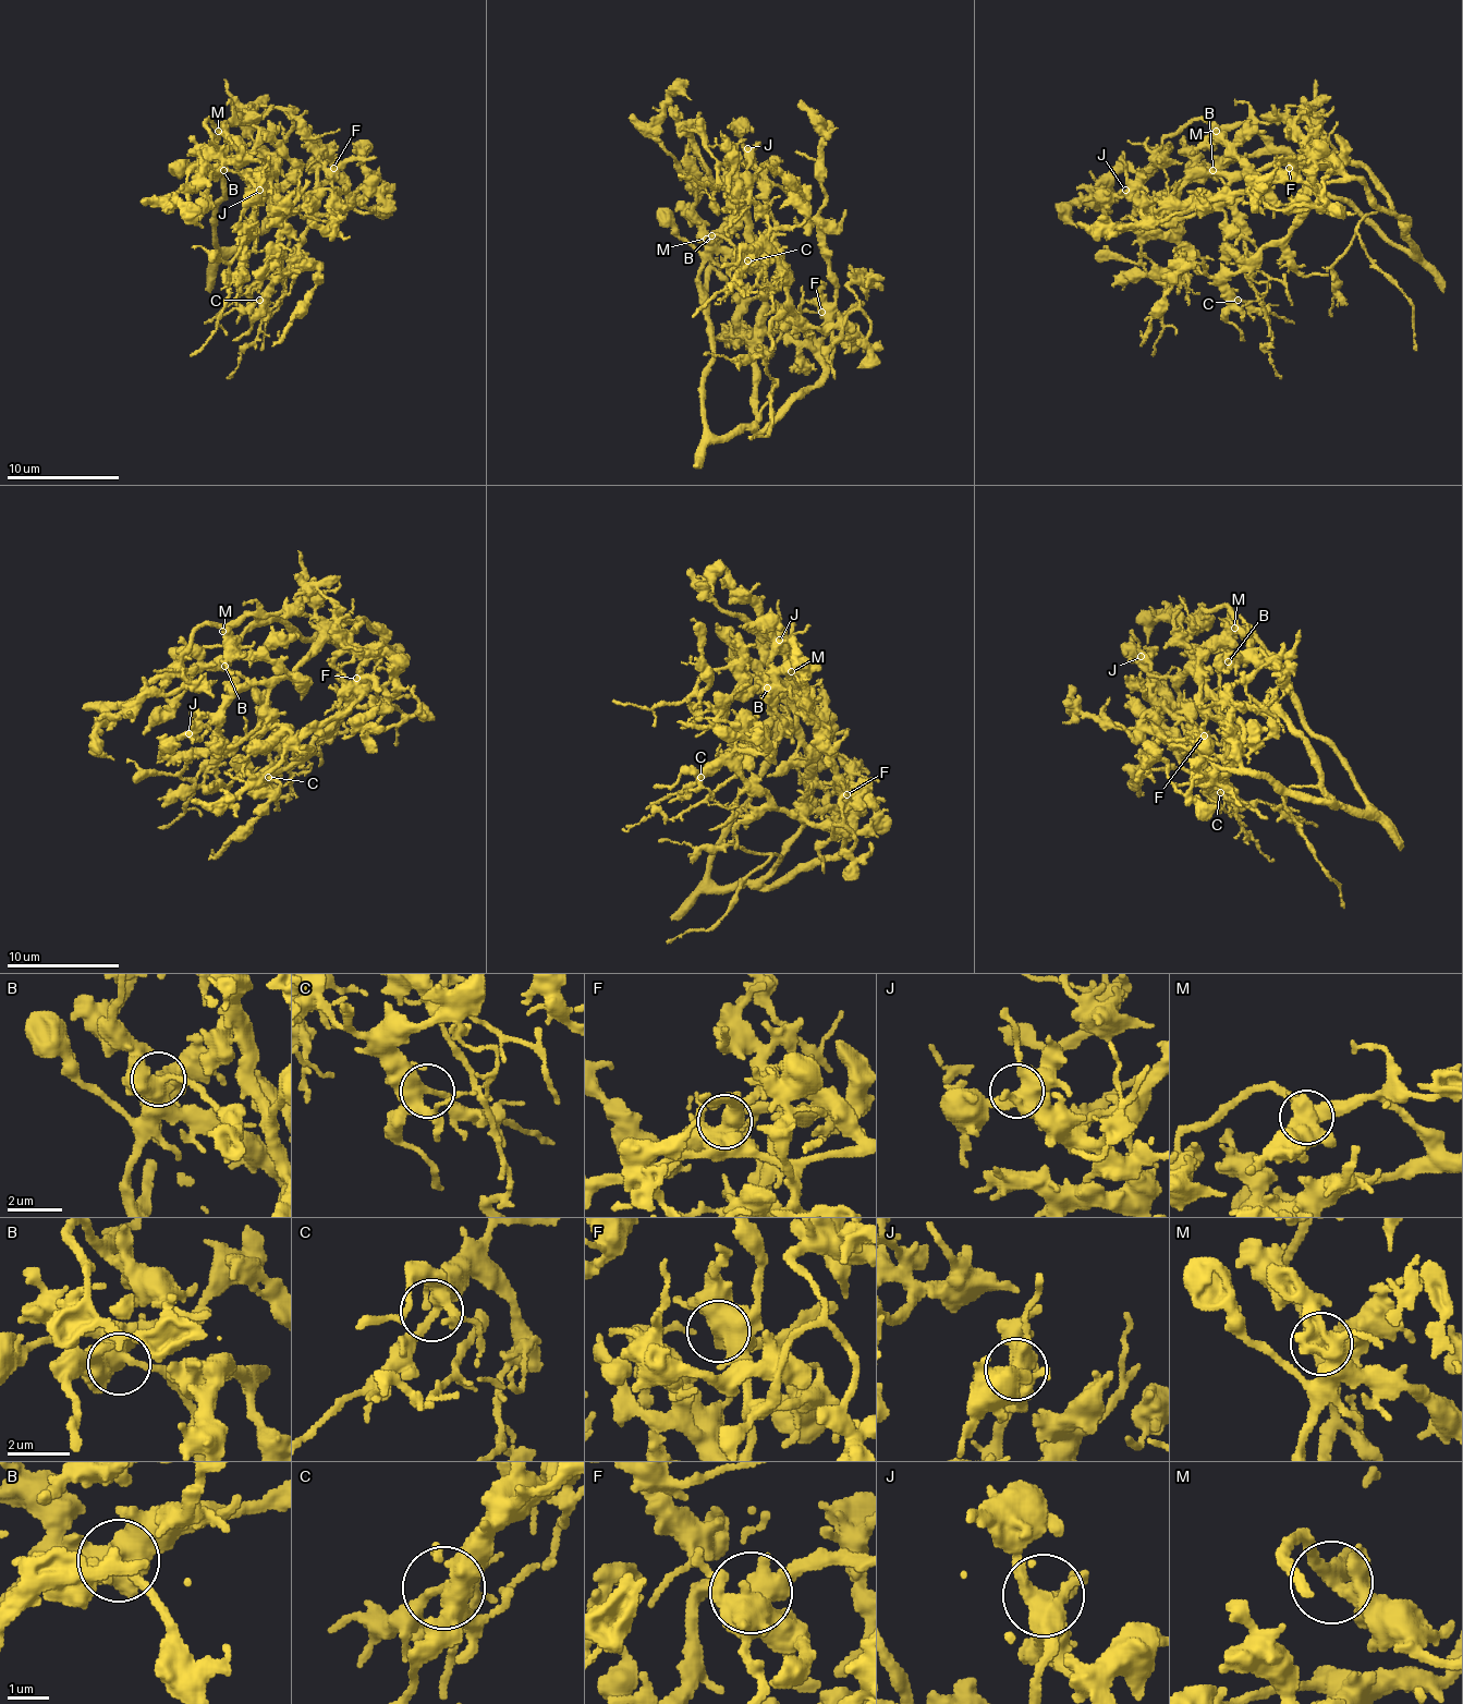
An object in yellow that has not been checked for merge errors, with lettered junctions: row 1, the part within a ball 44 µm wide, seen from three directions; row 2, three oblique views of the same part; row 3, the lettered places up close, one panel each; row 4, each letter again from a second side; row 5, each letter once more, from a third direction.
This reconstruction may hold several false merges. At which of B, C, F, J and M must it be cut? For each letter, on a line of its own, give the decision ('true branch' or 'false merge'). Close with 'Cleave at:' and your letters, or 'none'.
B: true branch
C: true branch
F: true branch
J: true branch
M: true branch
Cleave at: none

